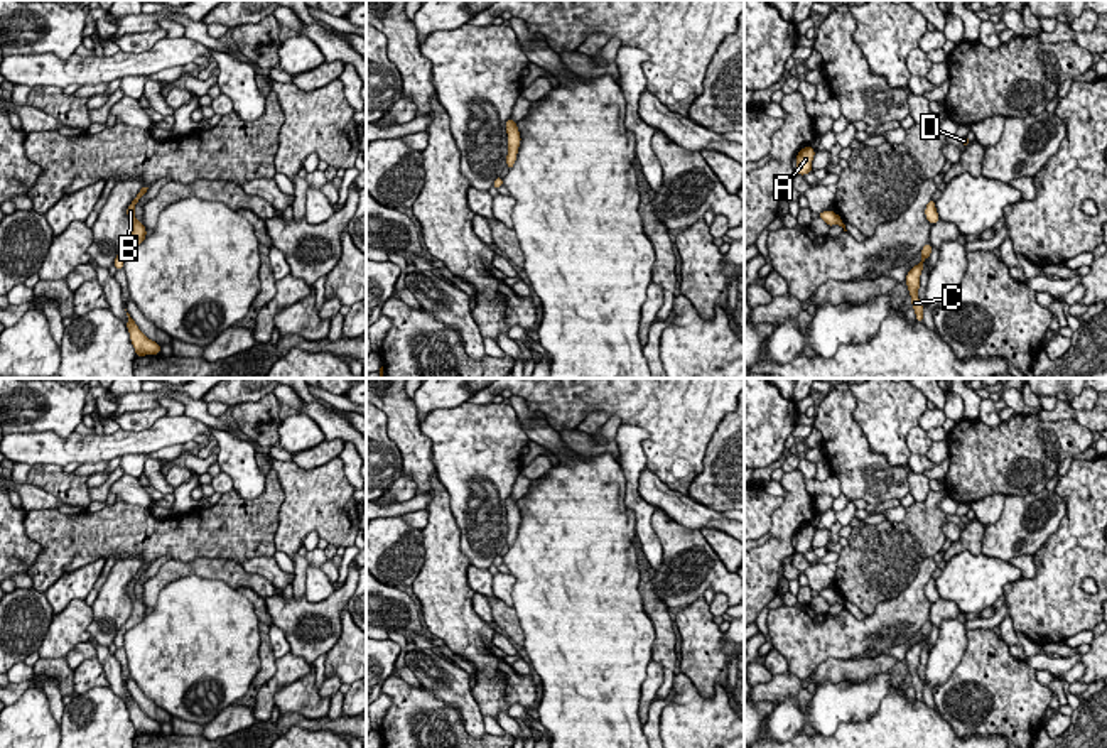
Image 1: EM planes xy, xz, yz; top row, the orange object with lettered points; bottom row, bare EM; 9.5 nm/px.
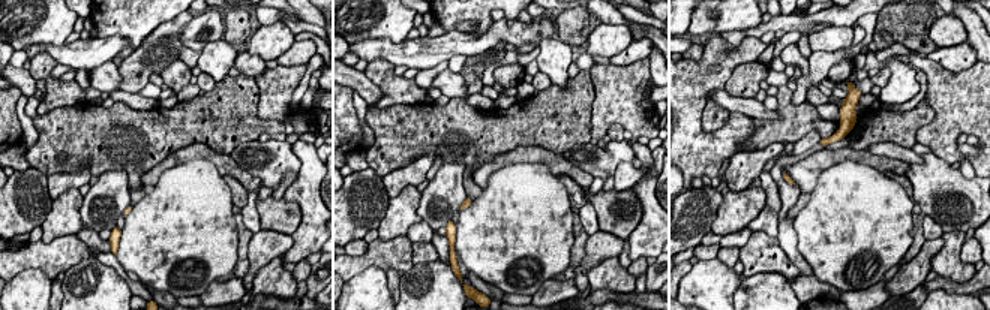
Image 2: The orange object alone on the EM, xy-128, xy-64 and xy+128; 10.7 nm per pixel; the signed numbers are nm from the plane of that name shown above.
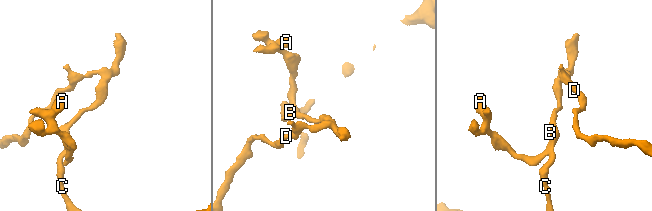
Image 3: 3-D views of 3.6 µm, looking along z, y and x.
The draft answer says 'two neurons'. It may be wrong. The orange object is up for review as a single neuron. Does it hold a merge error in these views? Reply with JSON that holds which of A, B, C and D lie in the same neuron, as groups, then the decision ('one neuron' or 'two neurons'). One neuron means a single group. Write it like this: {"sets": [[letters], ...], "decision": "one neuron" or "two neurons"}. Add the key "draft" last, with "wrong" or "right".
{"sets": [["A", "B", "C", "D"]], "decision": "one neuron", "draft": "wrong"}

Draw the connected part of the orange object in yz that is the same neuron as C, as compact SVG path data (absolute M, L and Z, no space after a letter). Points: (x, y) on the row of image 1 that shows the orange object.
M926 243L923 248L921 248L921 262L918 265L915 265L908 274L906 274L906 285L908 285L908 290L910 290L910 295L911 295L911 306L915 309L915 314L916 314L916 321L918 323L923 323L923 304L920 302L918 299L918 289L920 289L920 275L923 272L923 262L926 258L930 258L932 255L932 245Z

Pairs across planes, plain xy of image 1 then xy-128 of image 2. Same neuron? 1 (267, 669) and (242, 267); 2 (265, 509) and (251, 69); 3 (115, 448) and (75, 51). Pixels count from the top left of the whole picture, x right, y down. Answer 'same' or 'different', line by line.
1: same
2: different
3: same

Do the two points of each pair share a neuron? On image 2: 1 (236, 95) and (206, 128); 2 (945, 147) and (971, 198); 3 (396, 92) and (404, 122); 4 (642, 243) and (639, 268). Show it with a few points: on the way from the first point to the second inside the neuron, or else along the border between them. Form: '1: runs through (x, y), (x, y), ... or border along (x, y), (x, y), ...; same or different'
1: runs through (231, 102), (213, 120); same
2: border along (932, 153), (950, 163); different
3: border along (423, 101), (383, 108), (374, 105); different
4: border along (645, 256), (638, 256), (632, 261); different

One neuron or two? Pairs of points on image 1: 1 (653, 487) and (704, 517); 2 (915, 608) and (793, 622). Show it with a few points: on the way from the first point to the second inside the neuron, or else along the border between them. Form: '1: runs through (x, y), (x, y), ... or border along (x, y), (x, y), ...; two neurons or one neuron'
1: runs through (665, 498), (692, 515); one neuron
2: runs through (885, 623), (869, 632), (824, 632); one neuron

